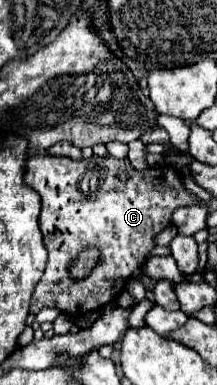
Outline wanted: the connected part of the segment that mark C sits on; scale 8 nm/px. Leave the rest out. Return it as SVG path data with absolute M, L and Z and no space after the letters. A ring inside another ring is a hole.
M34 154L26 160L24 180L42 198L40 230L48 250L46 272L30 300L32 314L50 306L66 316L80 316L114 302L126 280L154 248L154 236L170 224L172 212L178 206L198 204L200 200L184 188L182 176L172 166L136 170L128 158L118 160L110 154L82 160ZM120 172L126 172L128 180L120 180ZM88 248L98 248L102 258L86 278L74 280L70 266Z

